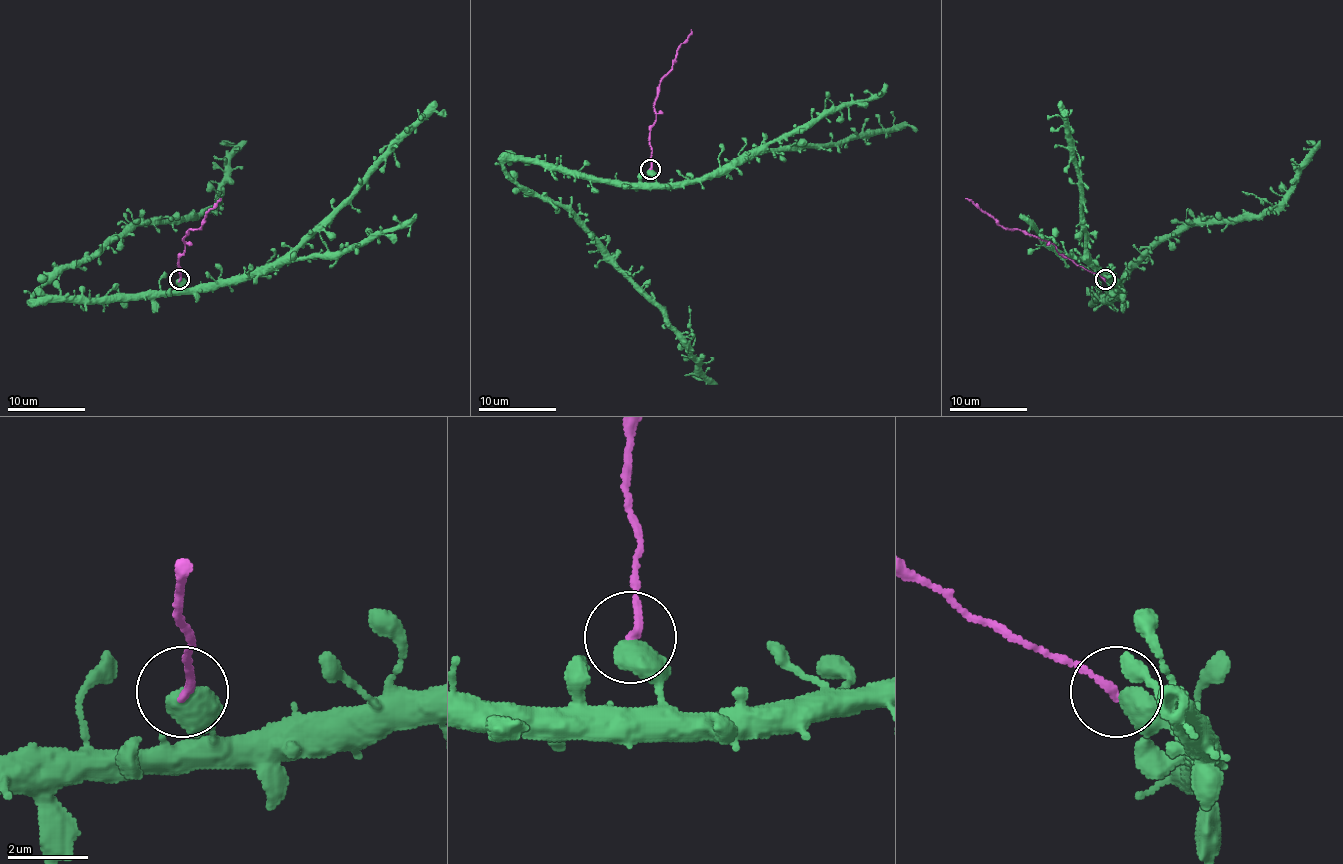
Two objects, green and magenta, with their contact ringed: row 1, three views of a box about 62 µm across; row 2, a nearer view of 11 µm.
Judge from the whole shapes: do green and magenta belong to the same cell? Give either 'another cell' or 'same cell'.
another cell

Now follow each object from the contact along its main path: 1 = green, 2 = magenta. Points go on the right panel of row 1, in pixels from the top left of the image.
1: (1105, 279), (1119, 290), (1098, 300), (1178, 230), (1262, 218), (1281, 201), (1299, 164), (1316, 146), (1308, 144)
2: (1105, 279), (1064, 257), (1053, 244), (1002, 228), (965, 199)

